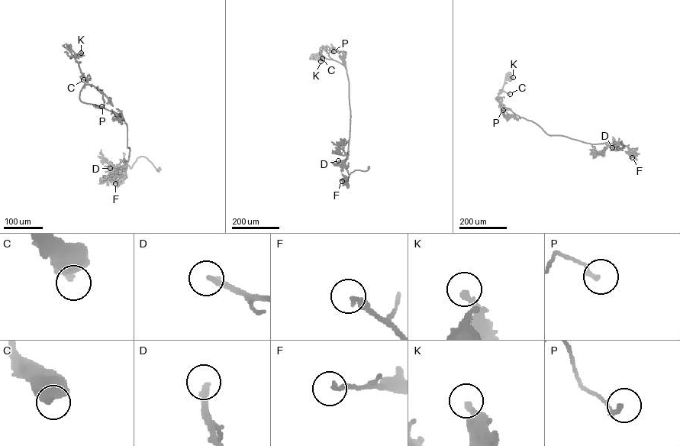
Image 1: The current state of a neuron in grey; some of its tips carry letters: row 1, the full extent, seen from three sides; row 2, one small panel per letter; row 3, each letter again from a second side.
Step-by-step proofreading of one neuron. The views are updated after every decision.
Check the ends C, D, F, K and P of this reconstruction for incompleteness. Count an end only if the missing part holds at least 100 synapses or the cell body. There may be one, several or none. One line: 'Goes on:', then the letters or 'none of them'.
Goes on: D

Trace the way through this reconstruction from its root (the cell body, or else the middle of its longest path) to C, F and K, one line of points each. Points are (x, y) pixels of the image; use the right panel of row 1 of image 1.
C: (618, 148), (621, 140), (623, 148), (620, 143), (591, 144), (549, 135), (501, 105), (498, 94), (510, 94)
F: (618, 148), (622, 147), (621, 140), (623, 148), (629, 147), (632, 157)
K: (618, 148), (621, 140), (623, 148), (620, 143), (591, 144), (549, 135), (501, 105), (498, 94), (513, 77)

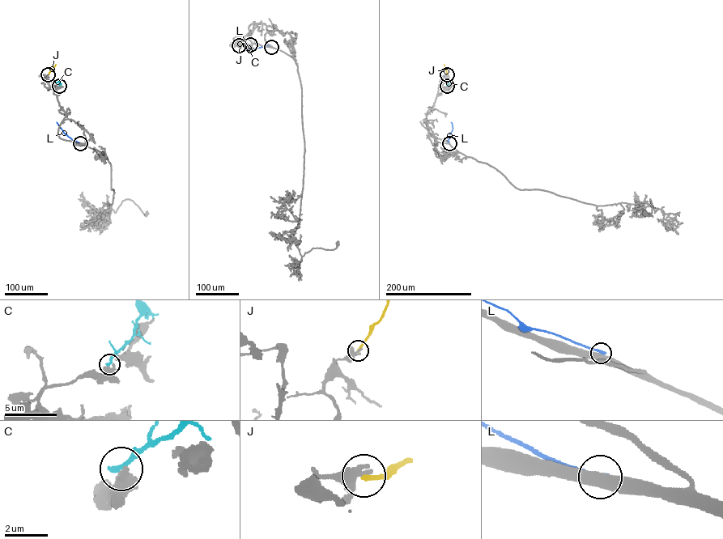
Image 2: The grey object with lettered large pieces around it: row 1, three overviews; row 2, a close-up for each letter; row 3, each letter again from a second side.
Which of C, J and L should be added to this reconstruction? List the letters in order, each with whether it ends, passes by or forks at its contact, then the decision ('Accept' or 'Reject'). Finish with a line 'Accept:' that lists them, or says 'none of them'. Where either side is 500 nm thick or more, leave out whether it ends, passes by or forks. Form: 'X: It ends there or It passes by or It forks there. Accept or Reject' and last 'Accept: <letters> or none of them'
C: Reject
J: It ends there. Reject
L: Reject
Accept: none of them

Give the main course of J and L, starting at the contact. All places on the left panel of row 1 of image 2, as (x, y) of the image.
J: (48, 74), (56, 65)
L: (80, 143), (64, 133), (57, 122)

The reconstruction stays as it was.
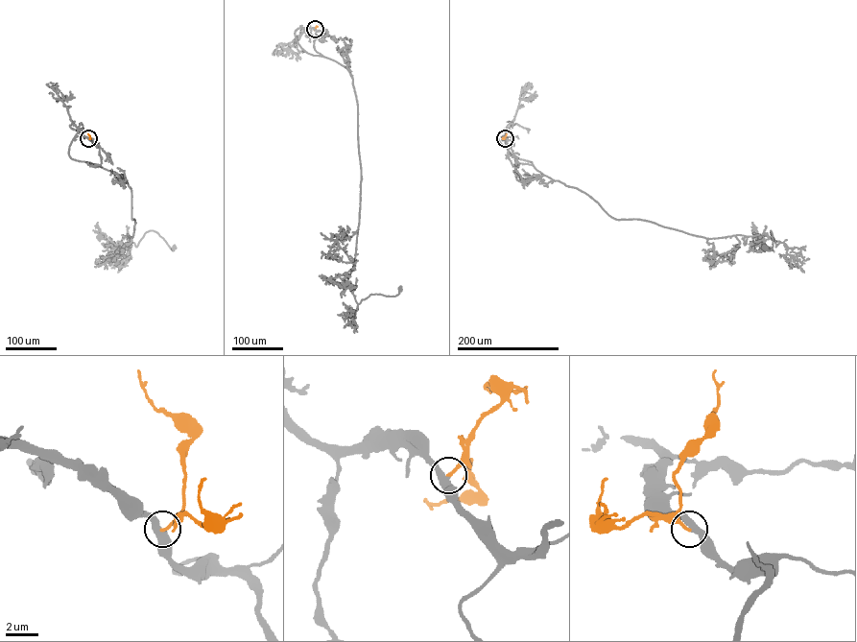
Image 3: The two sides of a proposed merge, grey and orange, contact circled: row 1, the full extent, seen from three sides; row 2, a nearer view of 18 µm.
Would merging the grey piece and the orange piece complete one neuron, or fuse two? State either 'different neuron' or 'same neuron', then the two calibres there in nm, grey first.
same neuron | 440/180 nm

